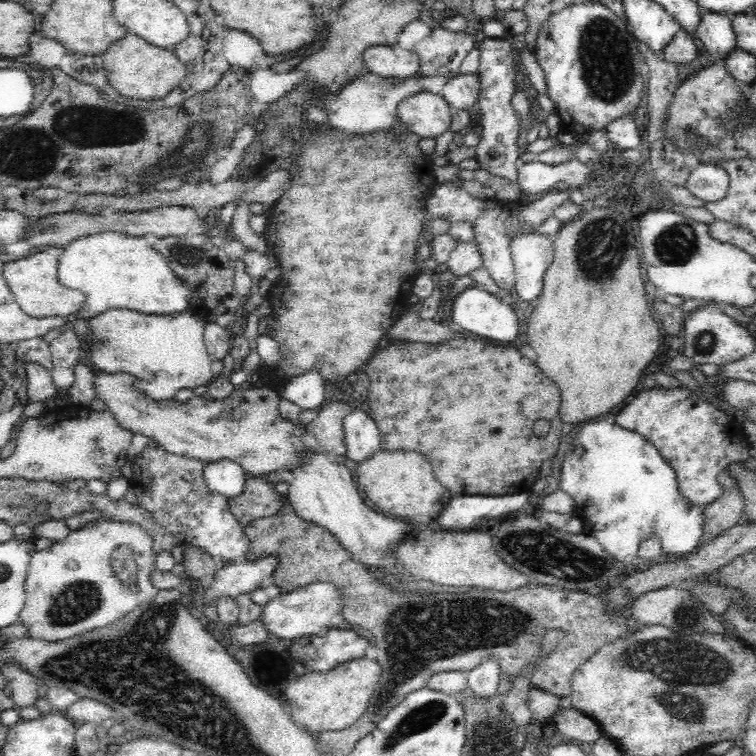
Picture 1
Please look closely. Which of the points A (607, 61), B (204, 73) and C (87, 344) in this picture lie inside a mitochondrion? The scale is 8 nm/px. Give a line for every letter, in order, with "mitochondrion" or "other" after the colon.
A: mitochondrion
B: other
C: other

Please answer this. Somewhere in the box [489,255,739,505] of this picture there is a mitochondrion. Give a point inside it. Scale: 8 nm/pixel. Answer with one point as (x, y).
(705, 342)

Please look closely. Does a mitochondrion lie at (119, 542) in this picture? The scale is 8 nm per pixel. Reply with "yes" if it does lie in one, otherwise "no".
no

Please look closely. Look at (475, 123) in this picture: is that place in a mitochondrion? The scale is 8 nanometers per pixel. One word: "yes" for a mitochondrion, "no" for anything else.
no

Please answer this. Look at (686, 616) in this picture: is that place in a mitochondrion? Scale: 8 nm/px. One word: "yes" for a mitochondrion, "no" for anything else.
yes

